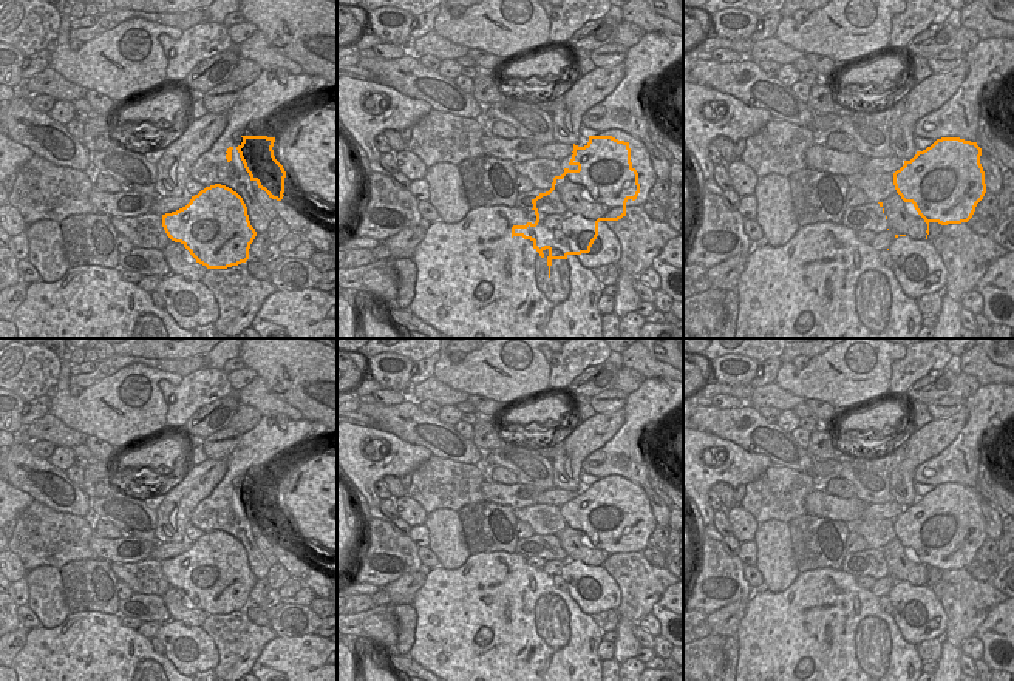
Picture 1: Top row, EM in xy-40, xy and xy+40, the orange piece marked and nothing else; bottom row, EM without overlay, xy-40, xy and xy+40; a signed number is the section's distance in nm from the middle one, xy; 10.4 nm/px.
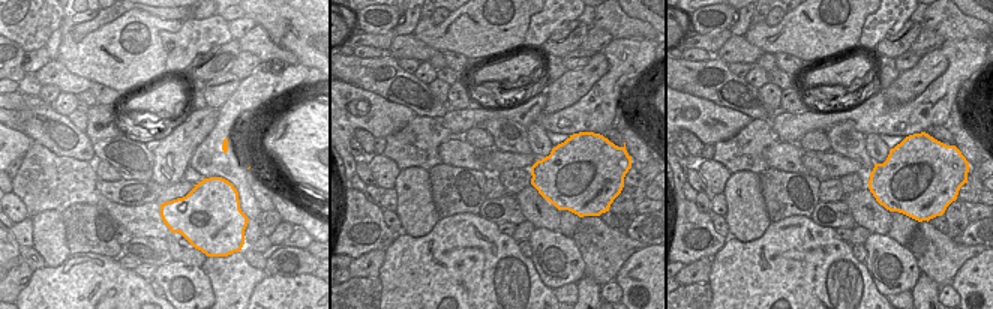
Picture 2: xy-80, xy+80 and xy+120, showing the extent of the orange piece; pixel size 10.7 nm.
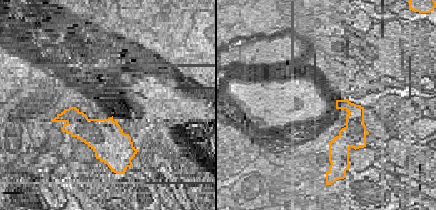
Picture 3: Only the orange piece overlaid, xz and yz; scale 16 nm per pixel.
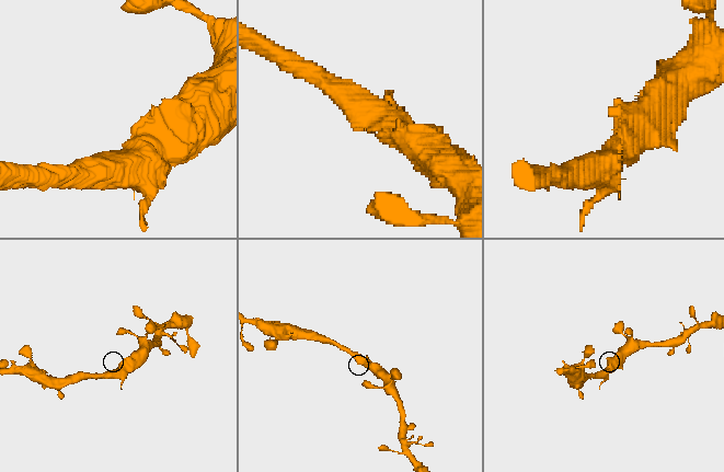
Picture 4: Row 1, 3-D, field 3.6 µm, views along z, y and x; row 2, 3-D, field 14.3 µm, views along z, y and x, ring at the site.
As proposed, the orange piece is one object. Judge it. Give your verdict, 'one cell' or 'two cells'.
one cell

